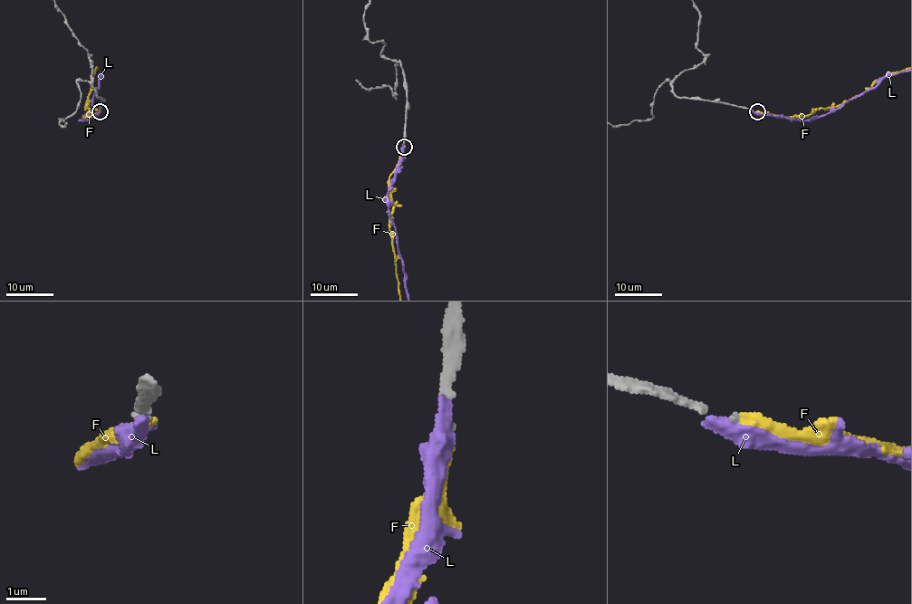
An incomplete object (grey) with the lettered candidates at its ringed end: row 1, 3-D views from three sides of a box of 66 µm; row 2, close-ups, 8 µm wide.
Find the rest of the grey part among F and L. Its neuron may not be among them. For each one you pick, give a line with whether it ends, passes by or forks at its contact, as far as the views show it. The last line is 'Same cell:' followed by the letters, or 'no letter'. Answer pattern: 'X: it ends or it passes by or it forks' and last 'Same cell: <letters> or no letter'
F: it ends
Same cell: F

